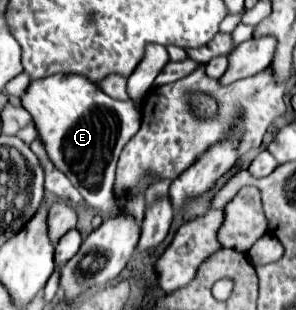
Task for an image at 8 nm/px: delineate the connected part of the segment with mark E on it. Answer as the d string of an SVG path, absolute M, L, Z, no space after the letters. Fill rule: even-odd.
M57 74L45 80L33 80L21 102L31 114L51 162L85 198L89 198L87 202L95 206L105 220L121 214L113 198L115 164L121 148L137 132L131 128L137 128L139 122L123 122L121 102L113 100L95 82L79 74Z

